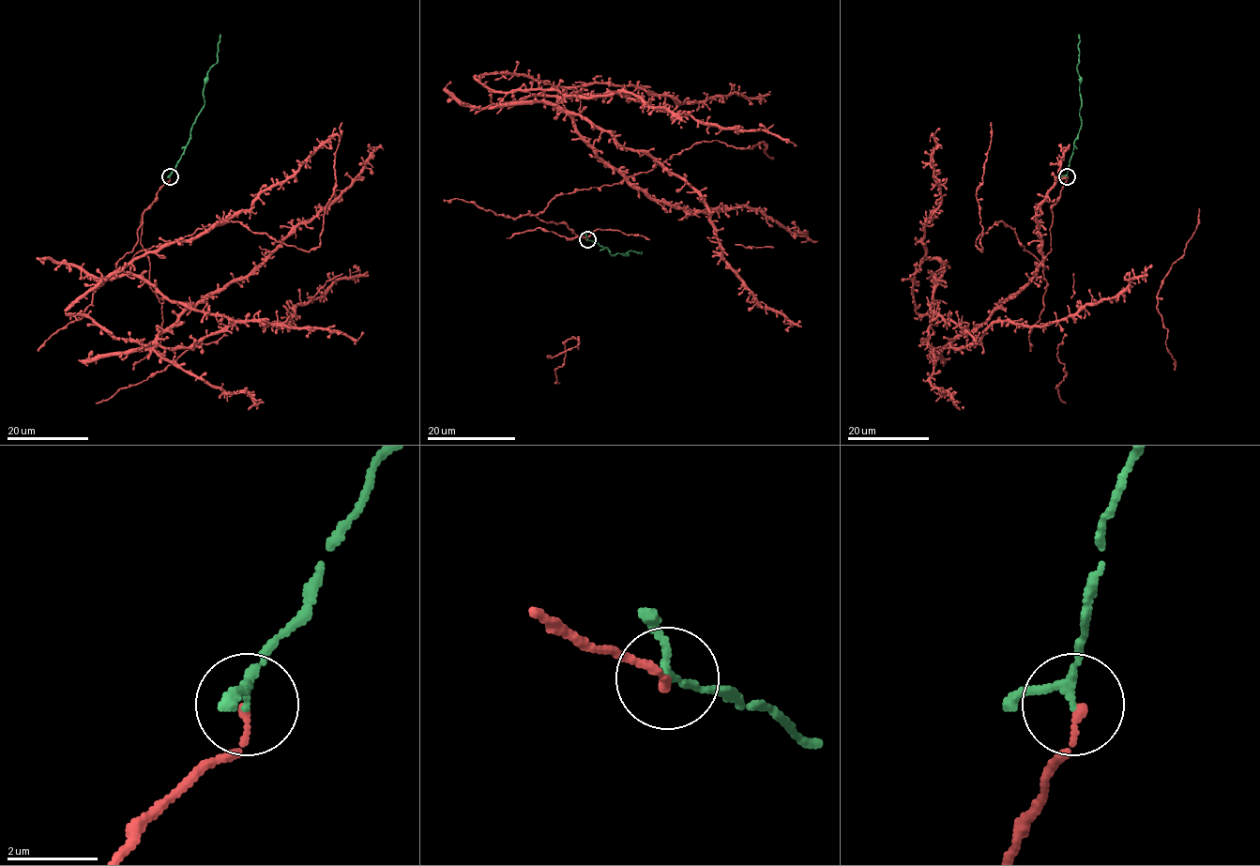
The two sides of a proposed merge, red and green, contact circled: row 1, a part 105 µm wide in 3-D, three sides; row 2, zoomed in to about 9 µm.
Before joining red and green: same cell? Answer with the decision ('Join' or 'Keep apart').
Join

